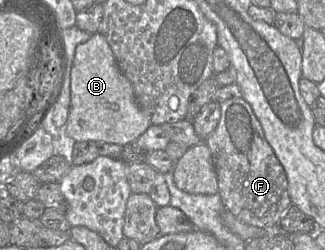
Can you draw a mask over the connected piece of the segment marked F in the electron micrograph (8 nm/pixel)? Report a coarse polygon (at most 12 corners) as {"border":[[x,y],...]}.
{"border":[[220,103],[205,143],[218,194],[275,228],[292,204],[250,104]]}

